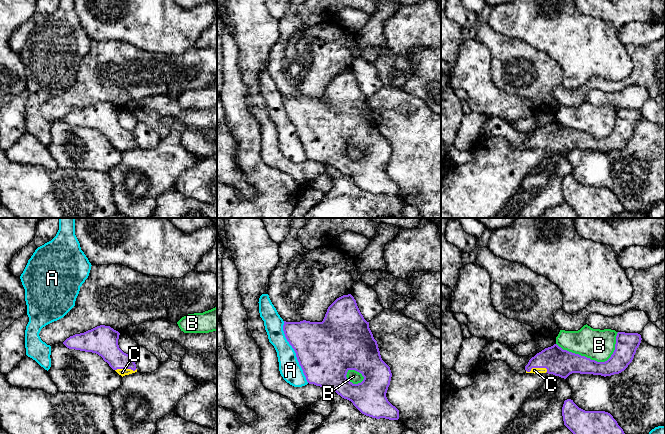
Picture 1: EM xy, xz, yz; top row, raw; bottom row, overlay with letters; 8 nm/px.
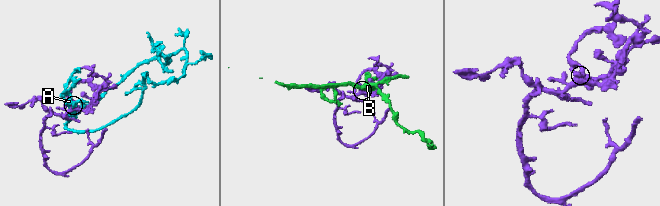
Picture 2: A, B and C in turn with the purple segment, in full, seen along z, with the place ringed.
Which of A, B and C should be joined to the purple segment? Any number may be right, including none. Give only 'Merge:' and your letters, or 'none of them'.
Merge: C

